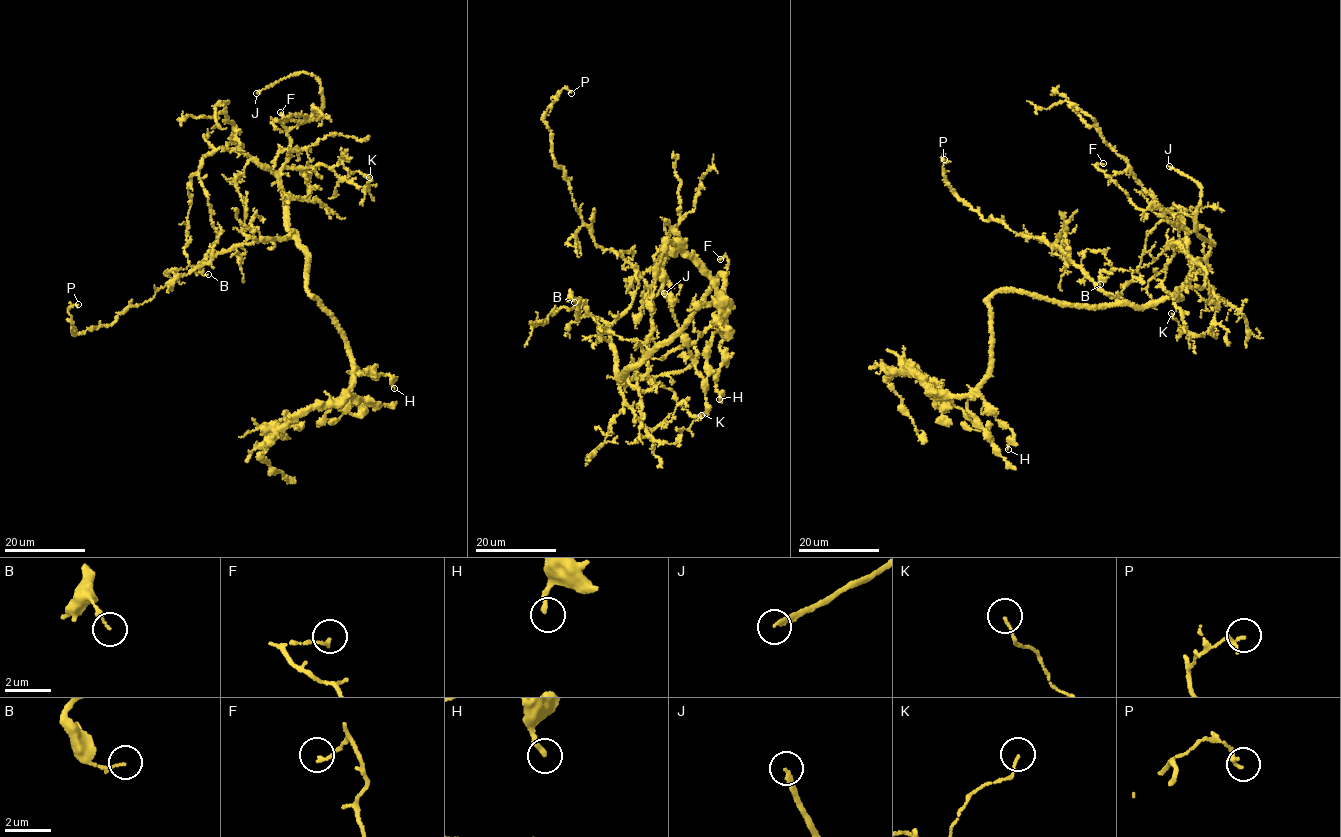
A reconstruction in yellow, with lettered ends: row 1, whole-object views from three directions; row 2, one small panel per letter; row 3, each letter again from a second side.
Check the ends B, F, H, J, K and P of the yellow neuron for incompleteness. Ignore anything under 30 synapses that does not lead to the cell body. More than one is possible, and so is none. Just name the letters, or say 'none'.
J

